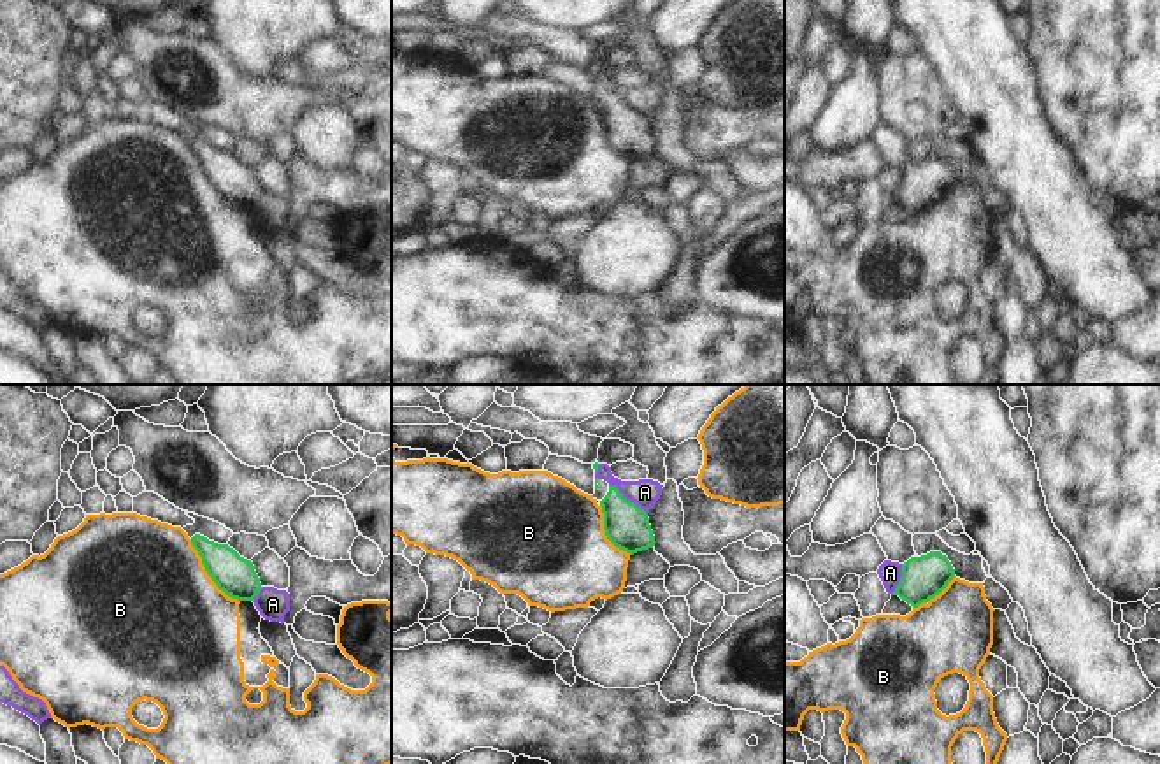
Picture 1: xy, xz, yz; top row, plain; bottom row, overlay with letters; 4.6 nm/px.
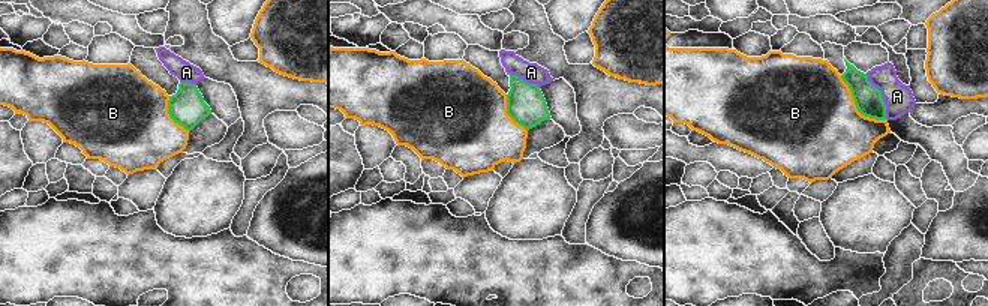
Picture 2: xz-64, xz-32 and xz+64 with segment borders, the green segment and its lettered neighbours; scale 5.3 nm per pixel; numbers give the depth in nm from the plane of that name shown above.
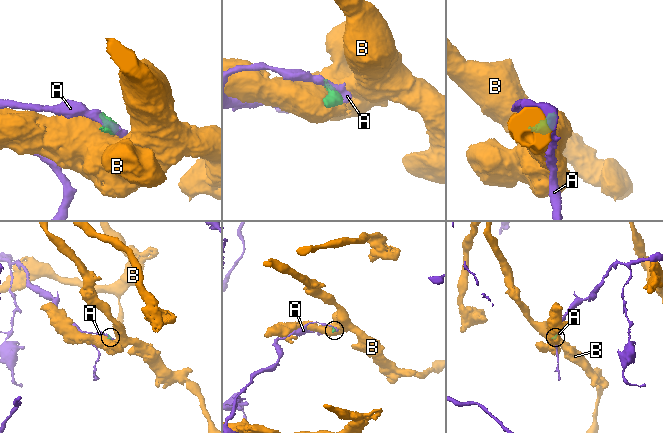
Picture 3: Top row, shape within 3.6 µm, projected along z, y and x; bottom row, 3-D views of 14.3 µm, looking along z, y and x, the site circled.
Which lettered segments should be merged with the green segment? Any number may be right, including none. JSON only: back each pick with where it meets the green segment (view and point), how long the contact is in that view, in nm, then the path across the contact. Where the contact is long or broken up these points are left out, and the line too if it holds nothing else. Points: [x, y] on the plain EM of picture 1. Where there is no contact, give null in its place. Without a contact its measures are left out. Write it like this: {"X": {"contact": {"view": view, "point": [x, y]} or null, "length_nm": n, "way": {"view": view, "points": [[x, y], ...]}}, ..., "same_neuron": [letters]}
{"same_neuron": []}

